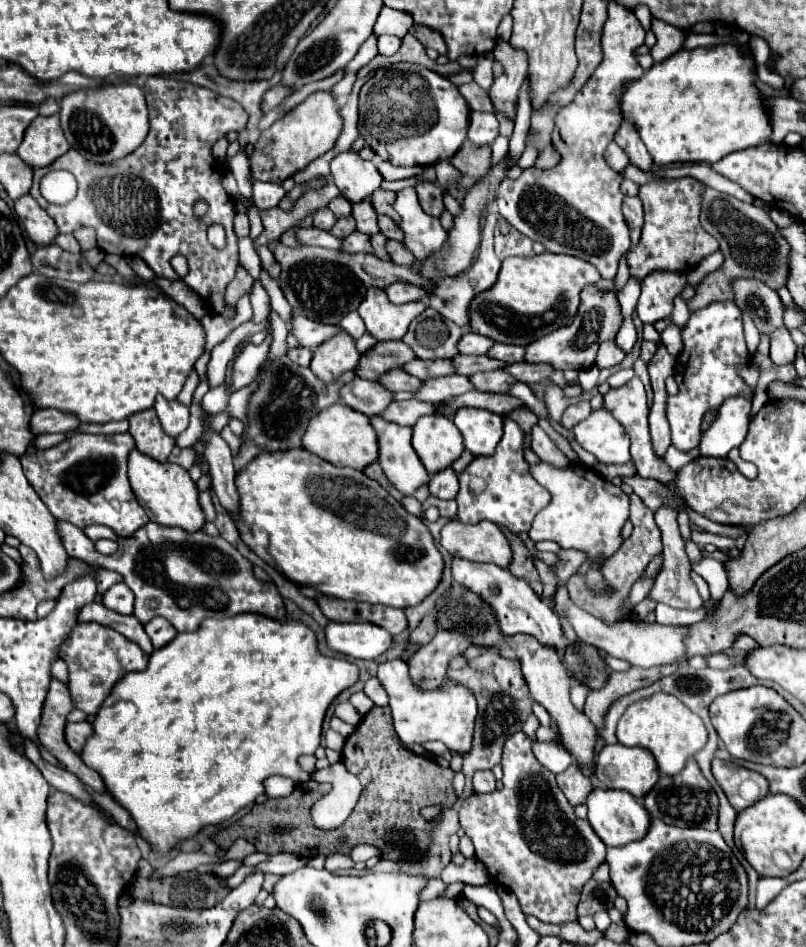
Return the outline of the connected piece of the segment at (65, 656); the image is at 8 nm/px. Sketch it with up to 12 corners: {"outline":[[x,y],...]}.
{"outline":[[96,622],[58,648],[74,708],[90,716],[150,656]]}

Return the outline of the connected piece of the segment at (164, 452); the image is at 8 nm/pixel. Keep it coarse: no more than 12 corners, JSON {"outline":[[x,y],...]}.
{"outline":[[156,410],[128,418],[136,448],[166,462],[176,440],[162,430]]}

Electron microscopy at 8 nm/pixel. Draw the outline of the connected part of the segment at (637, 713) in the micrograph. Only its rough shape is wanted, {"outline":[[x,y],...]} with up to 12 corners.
{"outline":[[676,696],[630,704],[618,742],[648,748],[660,772],[678,774],[708,740]]}

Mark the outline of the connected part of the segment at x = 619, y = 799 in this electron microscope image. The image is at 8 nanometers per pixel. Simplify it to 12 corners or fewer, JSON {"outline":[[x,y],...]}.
{"outline":[[594,788],[588,822],[606,846],[642,840],[650,814],[626,790]]}

